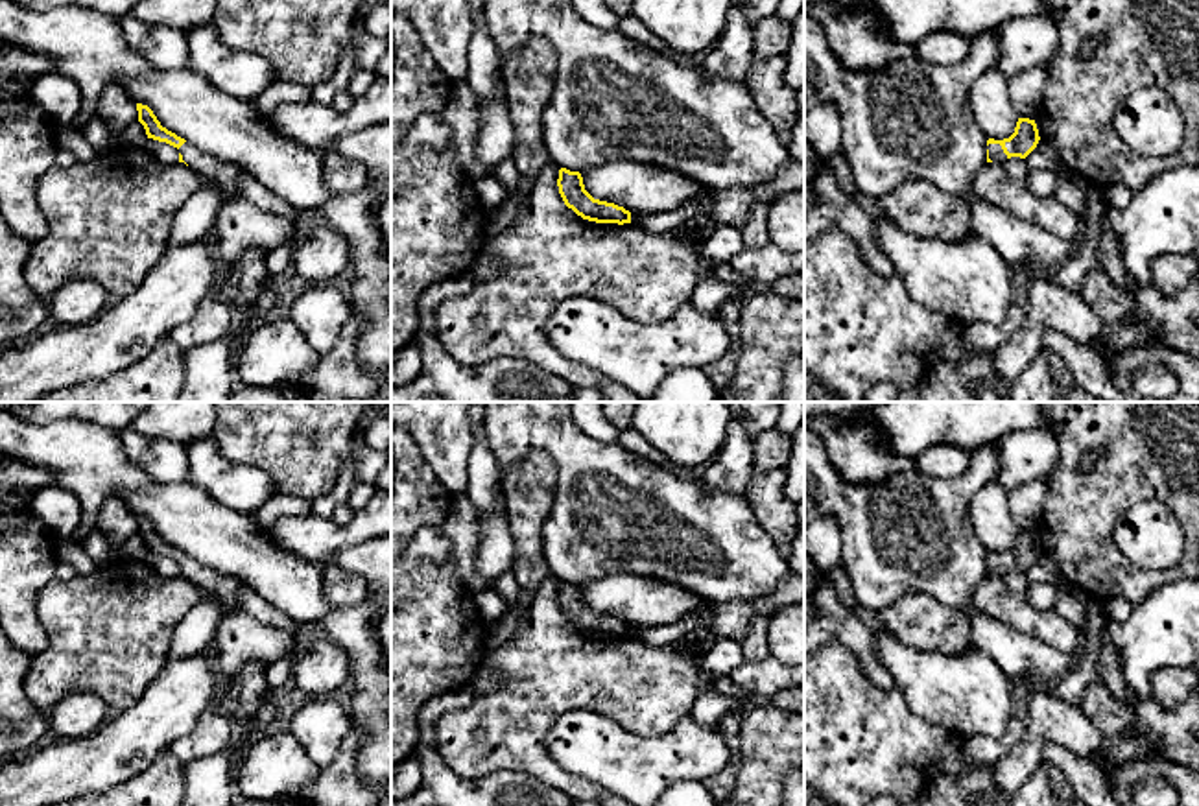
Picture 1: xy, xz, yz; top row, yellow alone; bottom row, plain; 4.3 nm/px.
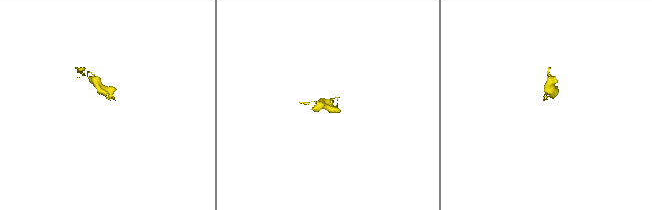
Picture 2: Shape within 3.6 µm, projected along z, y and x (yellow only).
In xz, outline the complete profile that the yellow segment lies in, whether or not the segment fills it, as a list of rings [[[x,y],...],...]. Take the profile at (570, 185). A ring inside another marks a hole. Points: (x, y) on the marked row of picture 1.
[[[561,168],[557,186],[564,205],[583,219],[618,225],[631,223],[631,212],[623,207],[594,199],[585,190],[583,177],[579,172]]]

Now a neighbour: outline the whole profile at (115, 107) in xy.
[[[118,85],[101,89],[94,113],[116,142],[125,127],[138,120],[137,103]]]

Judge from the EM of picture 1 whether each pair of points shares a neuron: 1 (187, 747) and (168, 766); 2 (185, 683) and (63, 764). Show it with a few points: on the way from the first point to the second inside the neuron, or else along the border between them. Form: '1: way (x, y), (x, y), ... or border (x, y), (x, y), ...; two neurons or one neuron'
1: border (168, 749), (185, 762); two neurons
2: way (155, 712), (113, 755), (93, 764); one neuron

